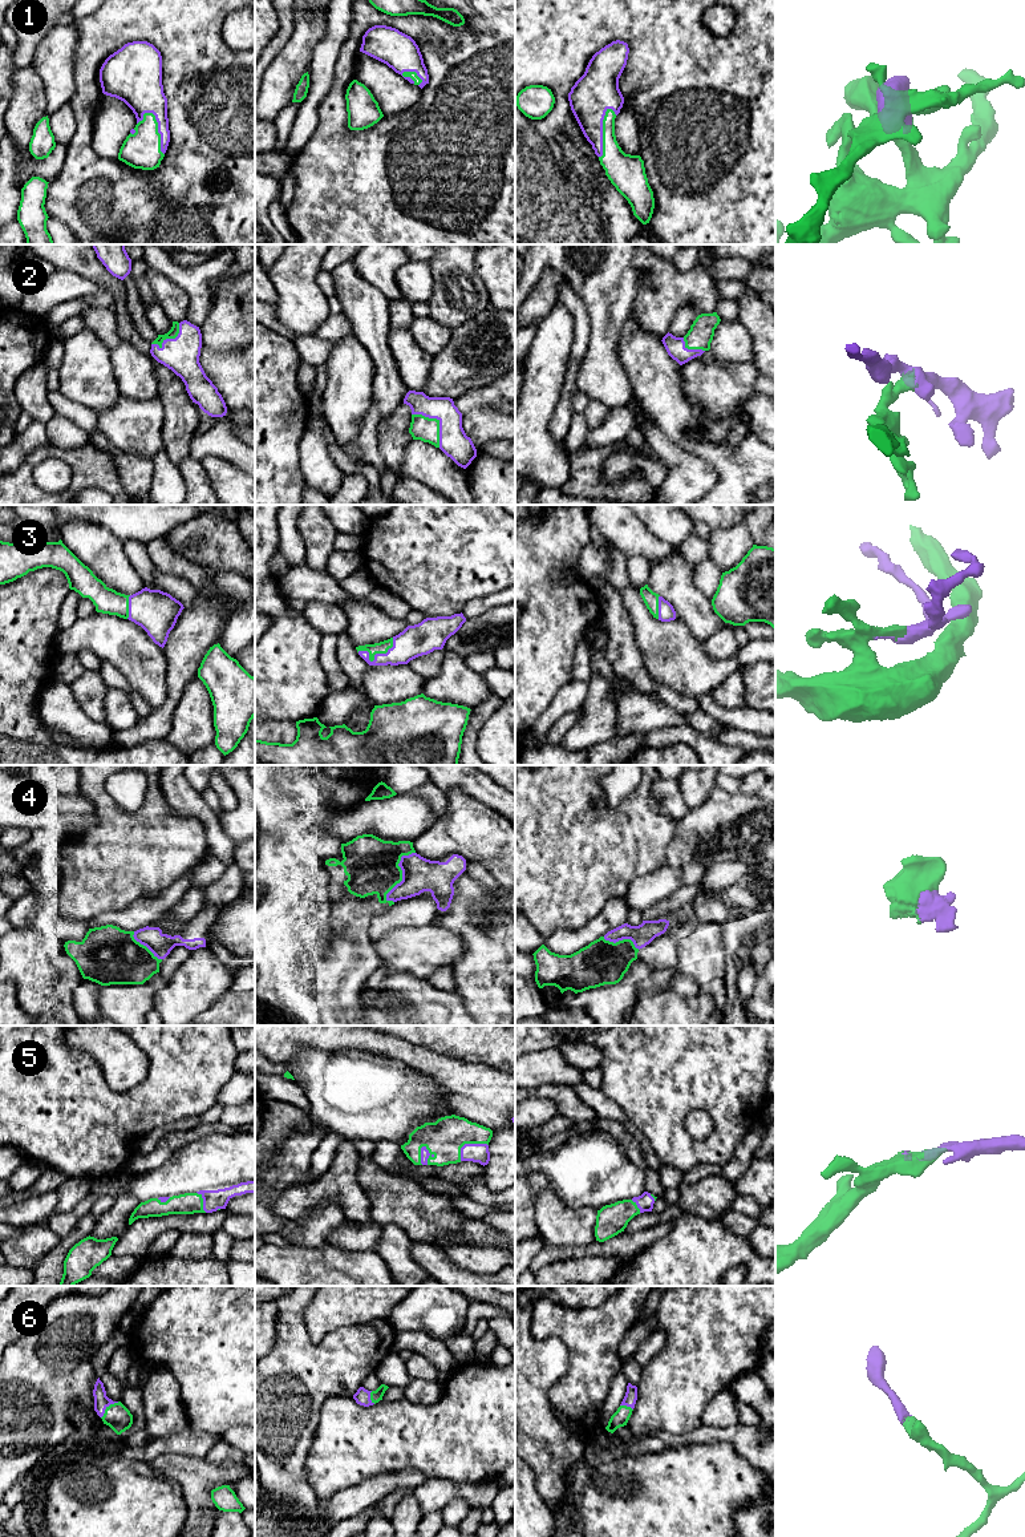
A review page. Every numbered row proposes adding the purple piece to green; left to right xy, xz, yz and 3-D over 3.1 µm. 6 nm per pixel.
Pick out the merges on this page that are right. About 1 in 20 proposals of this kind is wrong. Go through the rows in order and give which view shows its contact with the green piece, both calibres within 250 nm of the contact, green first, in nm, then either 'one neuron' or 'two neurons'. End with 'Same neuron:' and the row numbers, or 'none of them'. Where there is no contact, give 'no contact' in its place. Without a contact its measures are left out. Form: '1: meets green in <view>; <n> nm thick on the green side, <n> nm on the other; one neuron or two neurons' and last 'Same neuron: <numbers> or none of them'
1: meets green in xy; 220 nm thick on the green side, 240 nm on the other; one neuron
2: meets green in xz; 150 nm thick on the green side, 180 nm on the other; one neuron
3: meets green in xz; 70 nm thick on the green side, 190 nm on the other; one neuron
4: meets green in xz; 320 nm thick on the green side, 200 nm on the other; one neuron
5: meets green in xz; 240 nm thick on the green side, 50 nm on the other; one neuron
6: meets green in xy; 160 nm thick on the green side, 90 nm on the other; one neuron
Same neuron: 1, 2, 3, 4, 5, 6

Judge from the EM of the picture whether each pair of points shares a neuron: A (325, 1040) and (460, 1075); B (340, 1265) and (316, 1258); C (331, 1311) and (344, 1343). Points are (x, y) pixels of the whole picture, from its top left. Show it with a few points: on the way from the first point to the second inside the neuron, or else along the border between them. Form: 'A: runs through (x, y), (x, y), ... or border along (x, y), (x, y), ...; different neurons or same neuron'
A: runs through (359, 1040), (387, 1044), (426, 1062); same neuron
B: runs through (335, 1265), (321, 1264); same neuron
C: border along (369, 1321), (337, 1327), (317, 1343), (307, 1329); different neurons

